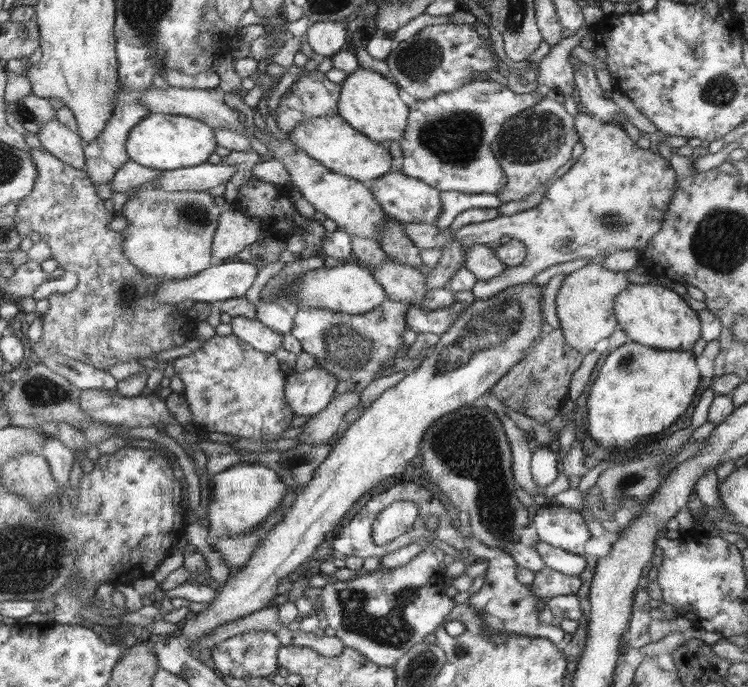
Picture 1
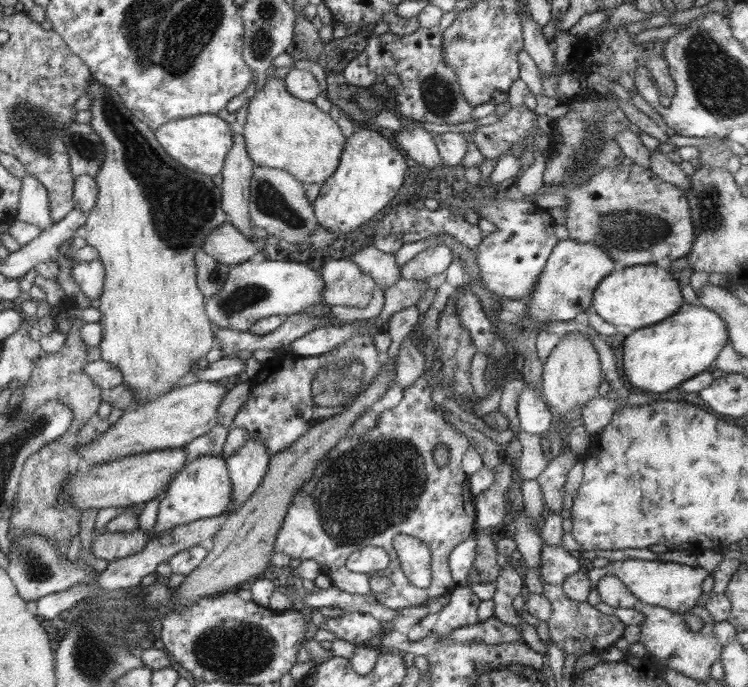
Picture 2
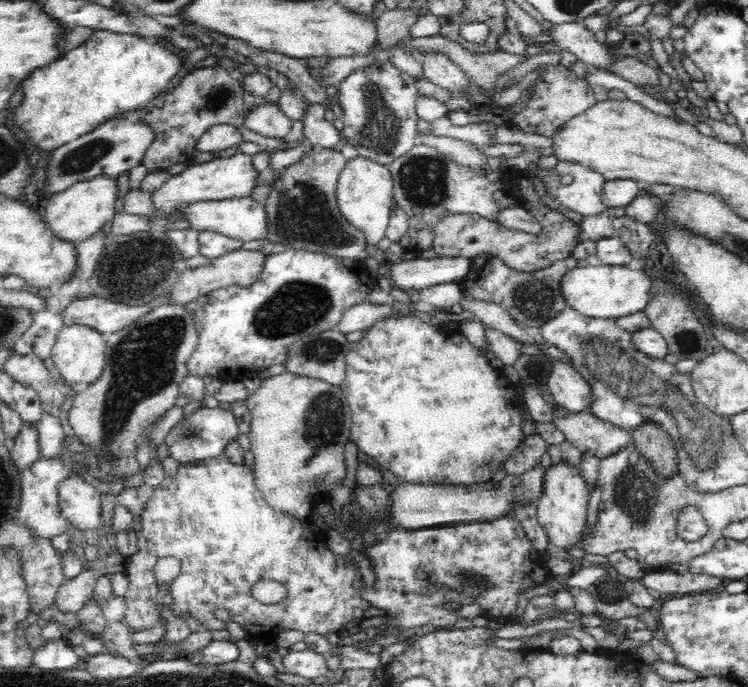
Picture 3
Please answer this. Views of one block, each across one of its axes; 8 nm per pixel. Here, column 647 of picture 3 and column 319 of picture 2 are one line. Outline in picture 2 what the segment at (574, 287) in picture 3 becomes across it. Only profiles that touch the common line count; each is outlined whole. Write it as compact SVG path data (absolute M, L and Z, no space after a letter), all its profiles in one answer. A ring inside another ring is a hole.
M254 259L231 266L222 290L207 298L207 313L216 327L237 332L249 332L257 321L273 317L285 319L296 312L323 304L323 276L308 264L296 260L278 261Z

